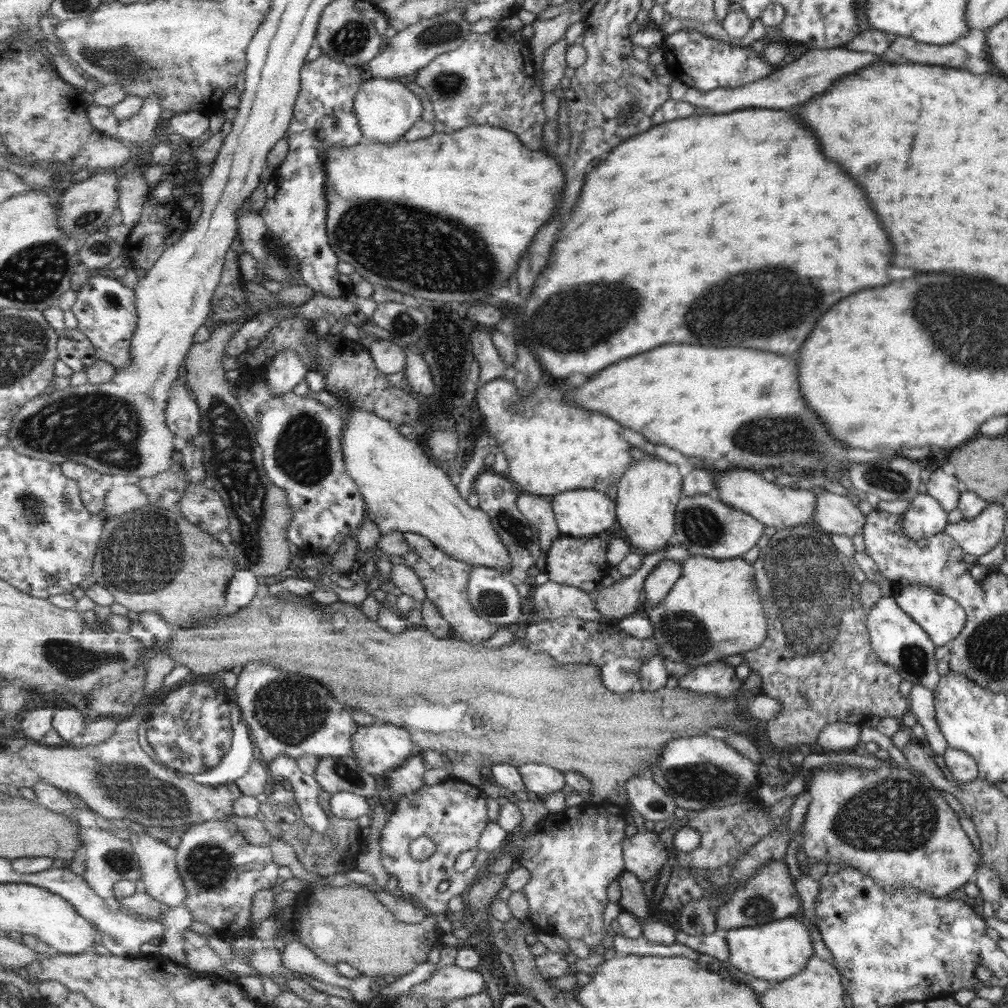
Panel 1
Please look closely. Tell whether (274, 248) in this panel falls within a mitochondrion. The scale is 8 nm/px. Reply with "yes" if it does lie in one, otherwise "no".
yes

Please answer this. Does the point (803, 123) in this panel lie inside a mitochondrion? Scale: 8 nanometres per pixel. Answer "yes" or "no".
no

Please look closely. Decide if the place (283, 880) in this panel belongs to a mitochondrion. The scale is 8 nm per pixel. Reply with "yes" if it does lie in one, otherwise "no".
no

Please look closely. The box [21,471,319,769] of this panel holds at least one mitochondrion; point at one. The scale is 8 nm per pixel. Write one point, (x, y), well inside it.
(143, 554)

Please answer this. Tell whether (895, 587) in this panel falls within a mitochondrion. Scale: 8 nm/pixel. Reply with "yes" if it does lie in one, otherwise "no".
no

